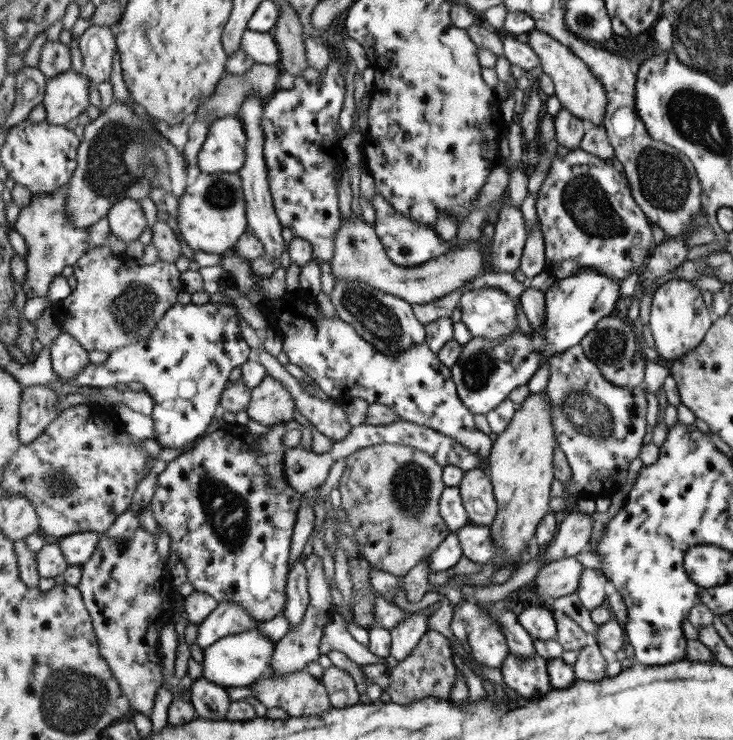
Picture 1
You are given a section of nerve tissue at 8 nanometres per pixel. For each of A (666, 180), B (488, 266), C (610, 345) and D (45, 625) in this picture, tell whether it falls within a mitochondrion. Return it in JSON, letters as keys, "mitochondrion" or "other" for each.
{"A":"mitochondrion","B":"other","C":"mitochondrion","D":"other"}

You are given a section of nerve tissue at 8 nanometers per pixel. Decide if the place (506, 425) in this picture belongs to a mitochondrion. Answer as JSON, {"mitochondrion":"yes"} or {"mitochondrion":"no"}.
{"mitochondrion":"no"}

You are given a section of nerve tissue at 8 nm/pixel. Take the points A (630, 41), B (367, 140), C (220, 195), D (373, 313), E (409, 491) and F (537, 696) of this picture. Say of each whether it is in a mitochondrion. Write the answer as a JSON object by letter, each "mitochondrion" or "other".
{"A":"other","B":"other","C":"mitochondrion","D":"mitochondrion","E":"mitochondrion","F":"other"}

